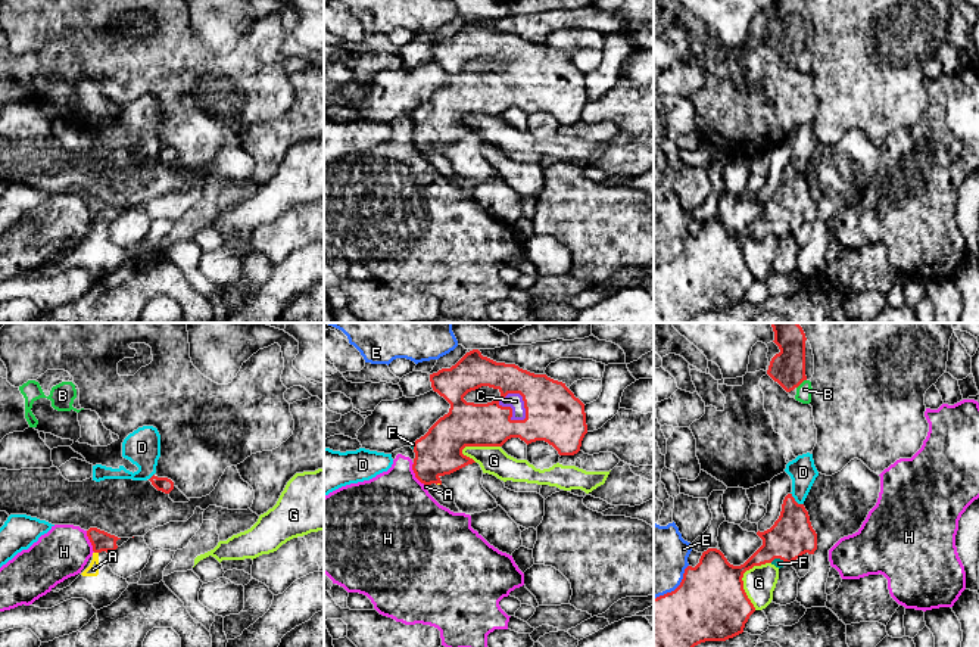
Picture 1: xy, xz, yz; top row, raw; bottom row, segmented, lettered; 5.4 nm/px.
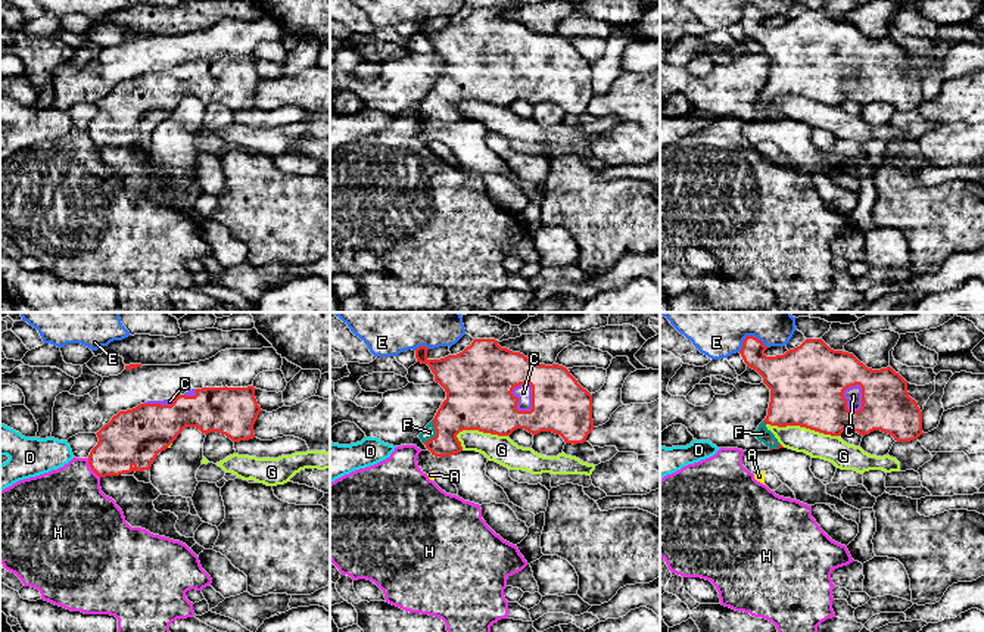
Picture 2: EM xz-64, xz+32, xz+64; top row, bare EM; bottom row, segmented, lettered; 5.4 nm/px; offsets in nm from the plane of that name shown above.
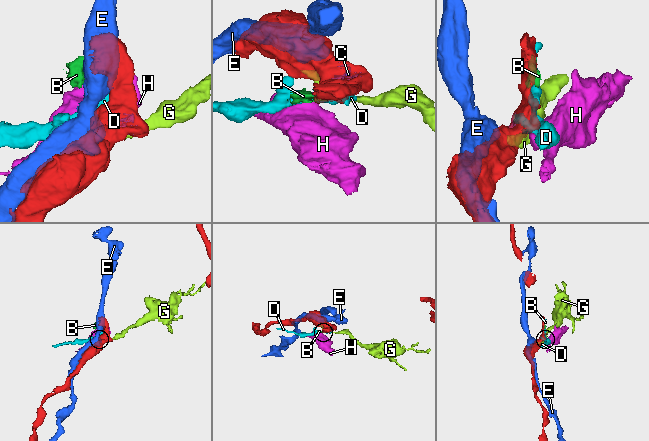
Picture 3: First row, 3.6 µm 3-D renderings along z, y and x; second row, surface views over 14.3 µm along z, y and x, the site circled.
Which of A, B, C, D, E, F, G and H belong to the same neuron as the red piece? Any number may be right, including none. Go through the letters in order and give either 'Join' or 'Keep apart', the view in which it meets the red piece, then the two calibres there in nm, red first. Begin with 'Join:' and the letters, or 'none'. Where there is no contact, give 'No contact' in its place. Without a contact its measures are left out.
Join: B, C, F
A: Keep apart. Touches red in xy. Thickness 110 nm (red) against 60 nm
B: Join. Touches red in yz. Thickness 190 nm (red) against 80 nm
C: Join. Touches red in xz. Thickness 300 nm (red) against 80 nm
D: Keep apart. Touches red in yz. Thickness 240 nm (red) against 150 nm
E: Keep apart. Touches red in yz. Thickness 400 nm (red) against 360 nm
F: Join. Touches red in yz. Thickness 240 nm (red) against 50 nm
G: Keep apart. Touches red in yz. Thickness 400 nm (red) against 180 nm
H: Keep apart. Touches red in xz. Thickness 240 nm (red) against 460 nm

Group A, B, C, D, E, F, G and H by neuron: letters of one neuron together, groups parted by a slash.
A / B C F / D / E / G / H

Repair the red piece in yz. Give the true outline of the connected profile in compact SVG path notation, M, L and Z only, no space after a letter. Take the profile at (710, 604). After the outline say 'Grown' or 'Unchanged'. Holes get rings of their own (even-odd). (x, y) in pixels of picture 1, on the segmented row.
M792 494L785 497L774 525L764 532L758 531L757 535L763 539L763 545L743 564L733 566L720 550L708 548L695 567L685 569L683 579L674 591L654 598L654 647L695 647L705 641L726 641L742 634L755 612L743 590L743 573L766 563L780 569L802 554L814 554L817 550L817 534L808 511Z. Grown

